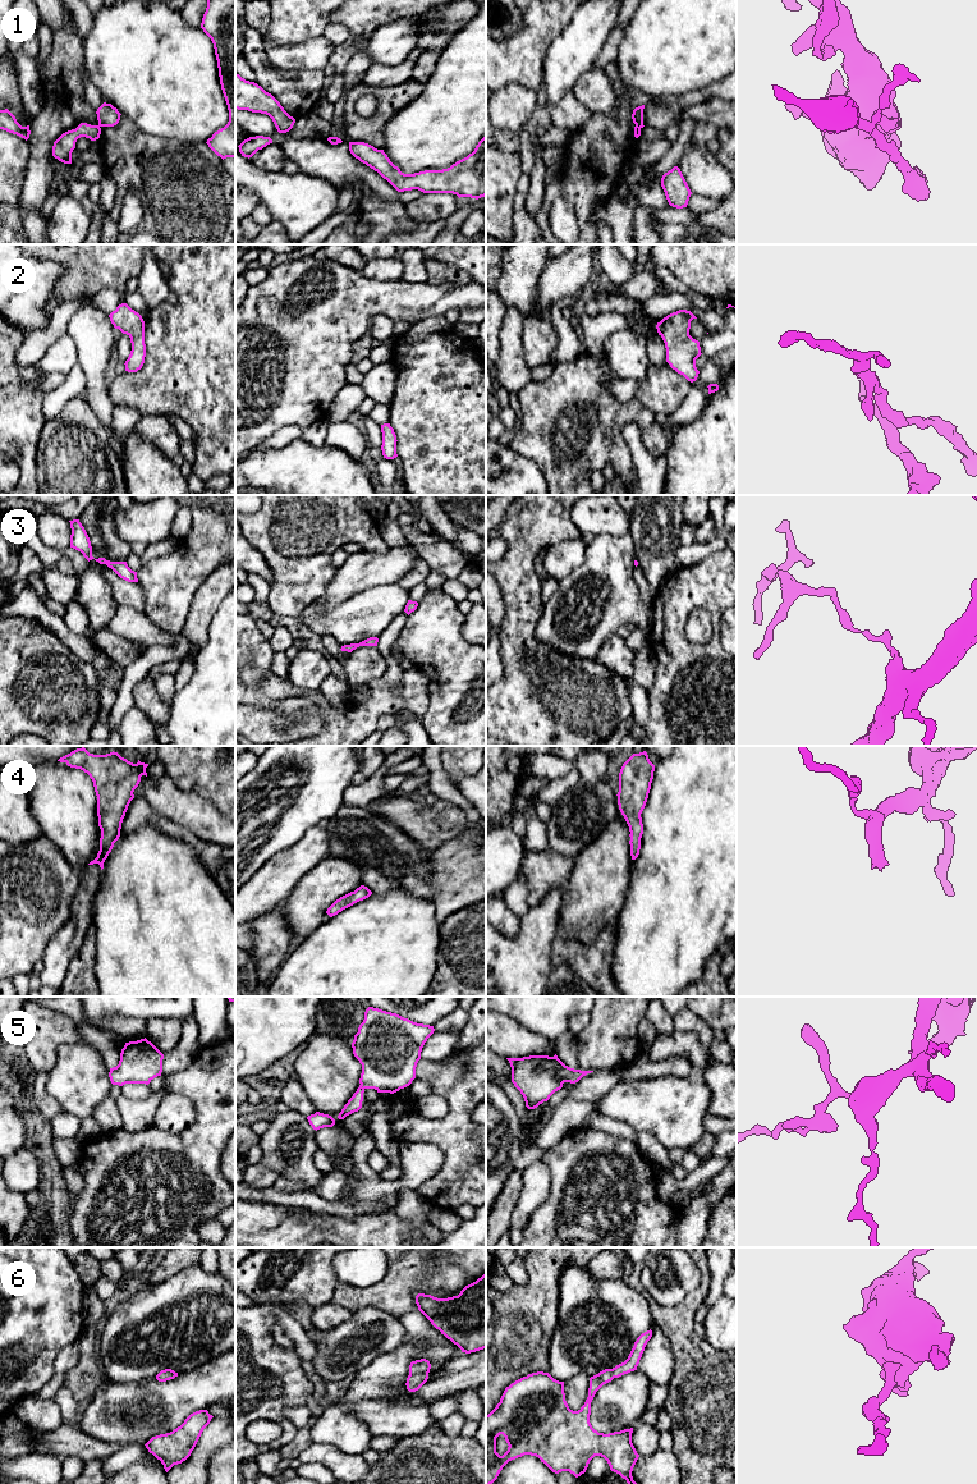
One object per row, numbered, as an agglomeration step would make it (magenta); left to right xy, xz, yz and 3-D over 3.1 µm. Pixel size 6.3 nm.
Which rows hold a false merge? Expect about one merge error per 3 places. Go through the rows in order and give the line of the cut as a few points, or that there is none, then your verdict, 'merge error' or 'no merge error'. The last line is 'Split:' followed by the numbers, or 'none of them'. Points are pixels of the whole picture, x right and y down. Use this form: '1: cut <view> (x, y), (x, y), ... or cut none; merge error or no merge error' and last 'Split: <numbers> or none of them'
1: cut yz (636, 124), (640, 128); merge error
2: cut none; no merge error
3: cut none; no merge error
4: cut none; no merge error
5: cut none; no merge error
6: cut none; no merge error
Split: 1

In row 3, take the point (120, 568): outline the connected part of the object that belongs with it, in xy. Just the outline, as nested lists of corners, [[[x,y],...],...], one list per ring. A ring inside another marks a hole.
[[[73,519],[70,522],[72,535],[70,535],[70,548],[81,551],[83,556],[90,562],[95,559],[92,556],[92,546],[90,537],[79,522],[79,519]],[[105,558],[95,559],[100,564],[106,564],[109,568],[111,568],[120,578],[128,581],[128,582],[138,582],[137,572],[132,571],[127,562],[110,562]]]

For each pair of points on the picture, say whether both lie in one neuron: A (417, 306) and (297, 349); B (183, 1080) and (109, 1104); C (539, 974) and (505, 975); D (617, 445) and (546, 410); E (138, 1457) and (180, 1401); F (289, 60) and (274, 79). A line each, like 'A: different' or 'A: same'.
A: same
B: different
C: same
D: same
E: different
F: different

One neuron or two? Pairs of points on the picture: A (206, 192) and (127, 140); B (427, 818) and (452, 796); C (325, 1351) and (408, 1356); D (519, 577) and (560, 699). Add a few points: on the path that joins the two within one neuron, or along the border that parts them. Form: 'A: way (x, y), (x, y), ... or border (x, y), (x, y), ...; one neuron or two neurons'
A: way (187, 192), (146, 155); one neuron
B: border (437, 798), (457, 805), (468, 820); two neurons
C: border (404, 1342), (379, 1354), (354, 1374); two neurons
D: way (521, 608), (521, 653), (530, 668); one neuron

